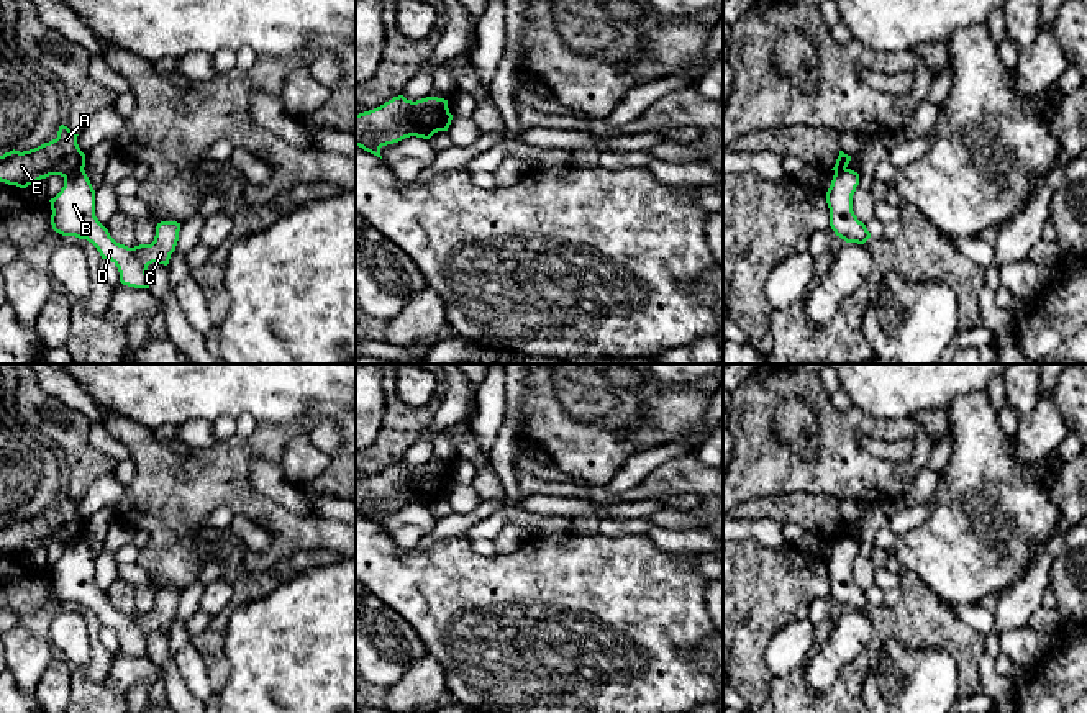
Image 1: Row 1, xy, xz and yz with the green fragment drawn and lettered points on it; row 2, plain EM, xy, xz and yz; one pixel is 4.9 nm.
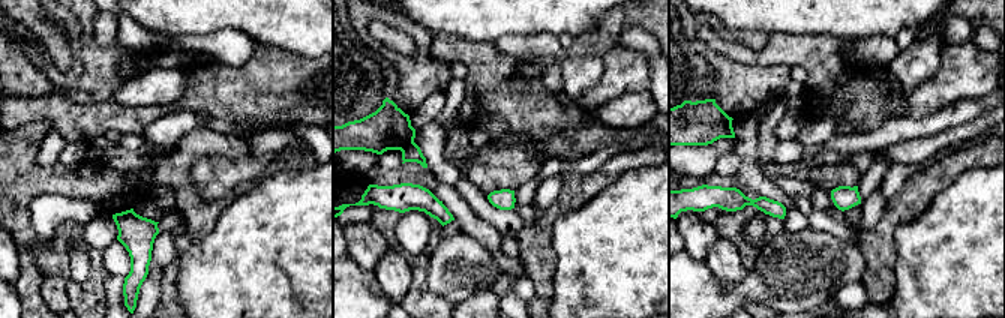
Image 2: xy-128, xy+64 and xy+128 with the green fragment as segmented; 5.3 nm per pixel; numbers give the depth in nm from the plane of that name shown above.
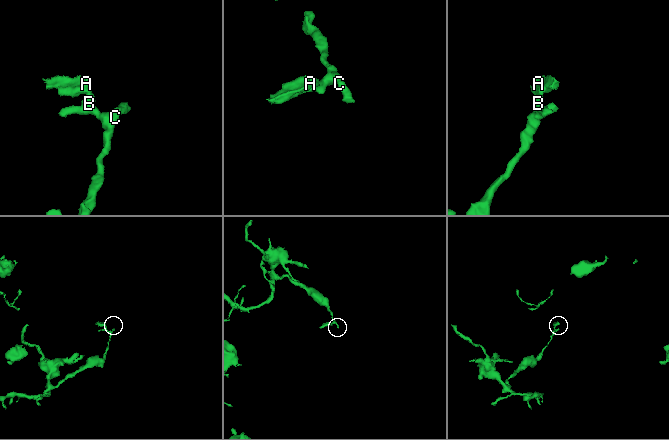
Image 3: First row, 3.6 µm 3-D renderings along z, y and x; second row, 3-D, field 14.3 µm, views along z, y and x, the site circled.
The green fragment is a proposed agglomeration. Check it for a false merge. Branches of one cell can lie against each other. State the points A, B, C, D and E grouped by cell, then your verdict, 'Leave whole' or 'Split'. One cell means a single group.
Groups: A E / B C D. Split

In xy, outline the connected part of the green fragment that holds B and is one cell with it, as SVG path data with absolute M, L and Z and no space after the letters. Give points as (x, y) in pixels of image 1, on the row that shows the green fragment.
M79 170L64 179L61 192L51 202L52 229L62 236L87 239L111 261L120 272L120 282L134 288L149 288L148 266L159 262L167 266L179 241L180 223L161 221L151 244L128 248L116 243L108 229L95 216L95 190L85 174Z

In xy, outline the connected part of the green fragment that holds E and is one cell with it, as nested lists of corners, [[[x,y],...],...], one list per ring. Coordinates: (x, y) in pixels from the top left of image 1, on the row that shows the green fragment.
[[[61,125],[57,138],[30,151],[10,151],[0,156],[0,182],[26,188],[49,175],[69,177],[85,167],[85,154],[77,136]]]

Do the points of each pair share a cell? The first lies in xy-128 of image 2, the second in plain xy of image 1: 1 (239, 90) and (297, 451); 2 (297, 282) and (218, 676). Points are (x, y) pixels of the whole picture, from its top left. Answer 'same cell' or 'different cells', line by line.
1: different cells
2: different cells

